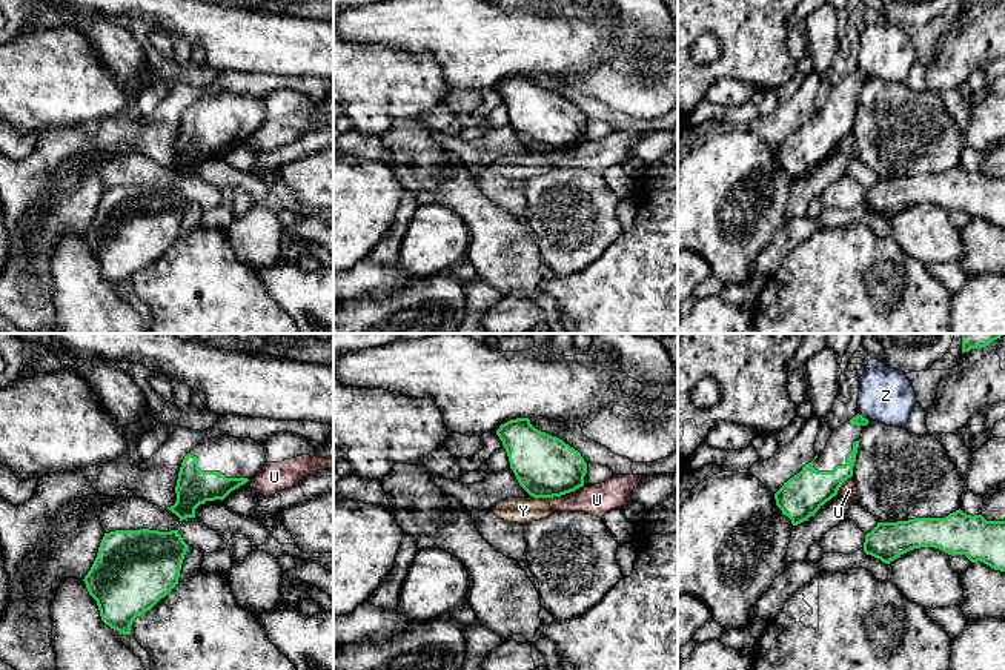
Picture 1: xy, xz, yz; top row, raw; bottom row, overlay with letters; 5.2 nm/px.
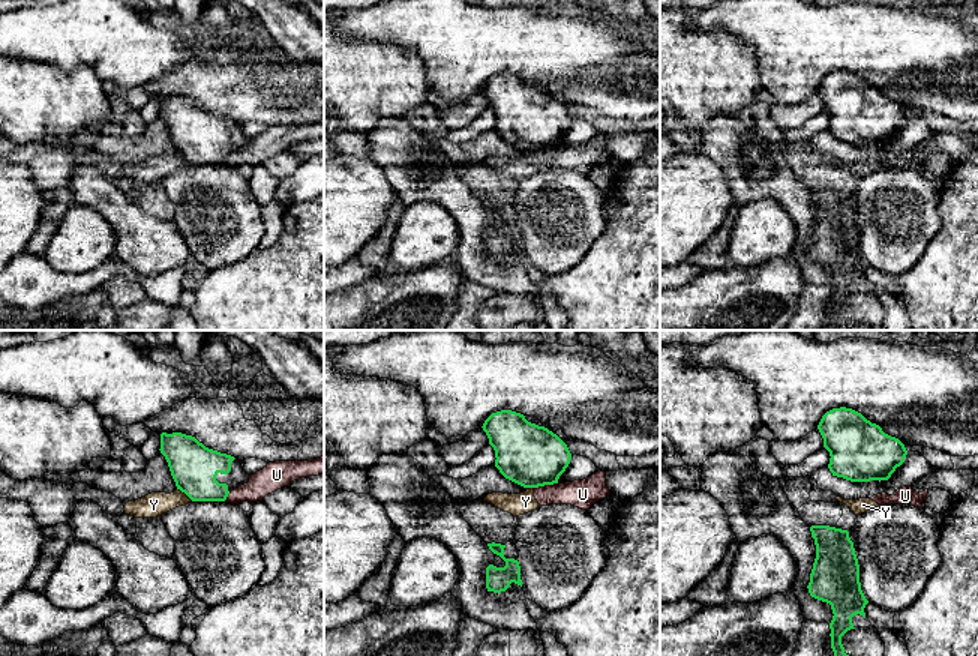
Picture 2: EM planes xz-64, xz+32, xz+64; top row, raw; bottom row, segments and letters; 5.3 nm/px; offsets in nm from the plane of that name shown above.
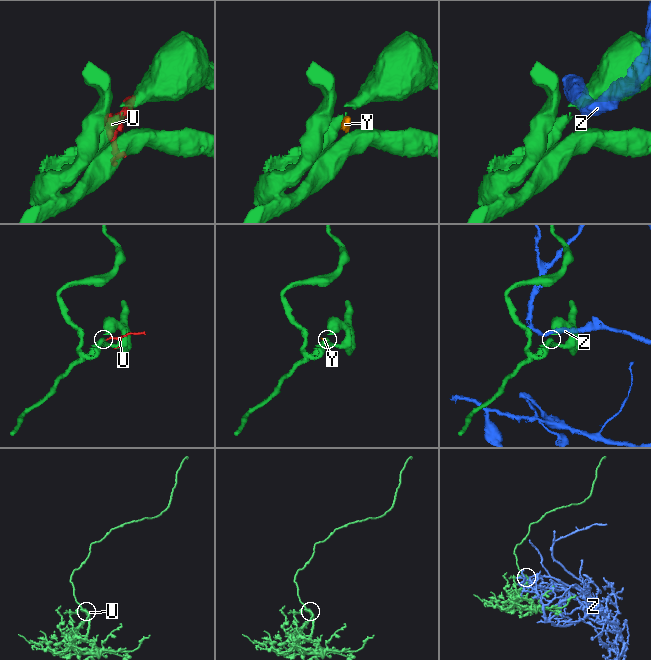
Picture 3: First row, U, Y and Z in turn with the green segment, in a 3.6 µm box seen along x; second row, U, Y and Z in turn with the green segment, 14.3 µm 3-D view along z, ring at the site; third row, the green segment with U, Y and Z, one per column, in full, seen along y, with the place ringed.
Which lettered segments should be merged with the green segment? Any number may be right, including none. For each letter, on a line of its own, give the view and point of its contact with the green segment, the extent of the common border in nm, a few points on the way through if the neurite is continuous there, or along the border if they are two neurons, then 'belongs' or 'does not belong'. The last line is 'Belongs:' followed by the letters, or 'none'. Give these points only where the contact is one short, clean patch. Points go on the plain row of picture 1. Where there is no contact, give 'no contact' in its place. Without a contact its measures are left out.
U: contact xz (569, 148); length 160 nm; border xz (583, 140), (557, 152); does not belong
Y: contact xz (540, 152); length 110 nm; border xz (529, 149), (538, 154), (549, 154); does not belong
Z: contact yz (862, 72); length 80 nm; does not belong
Belongs: none

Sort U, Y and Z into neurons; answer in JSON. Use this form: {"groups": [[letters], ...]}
{"groups": [["U", "Y"], ["Z"]]}

